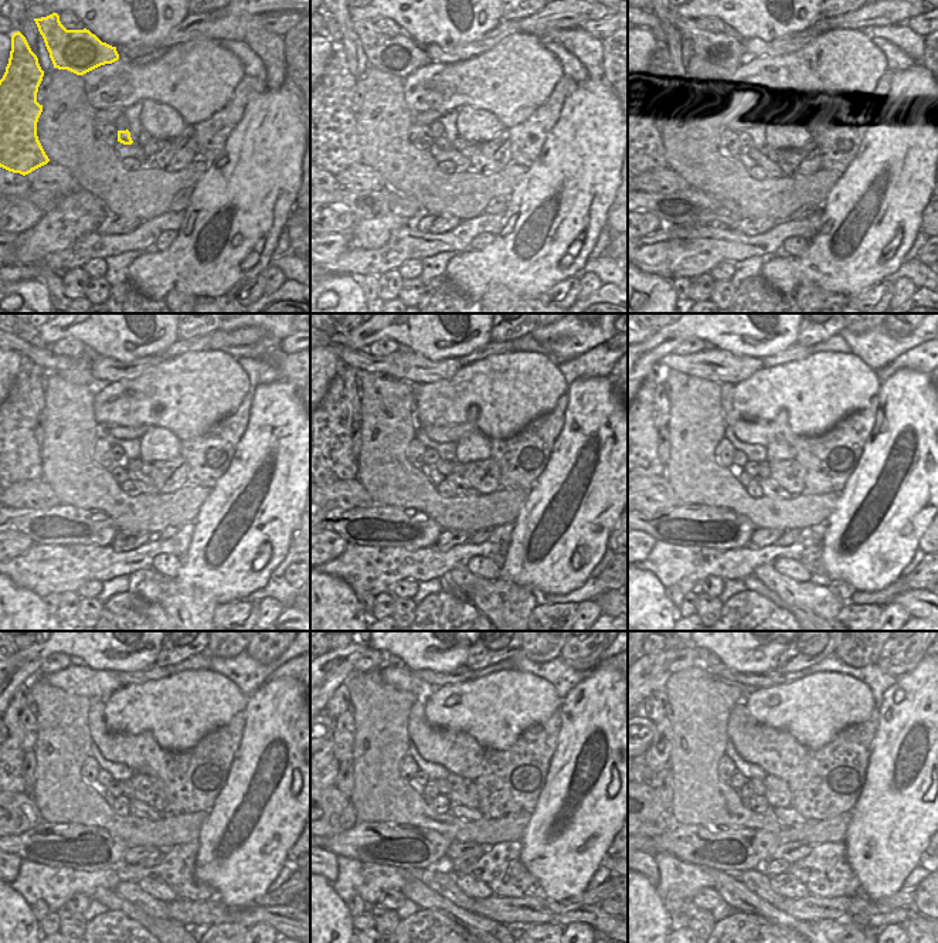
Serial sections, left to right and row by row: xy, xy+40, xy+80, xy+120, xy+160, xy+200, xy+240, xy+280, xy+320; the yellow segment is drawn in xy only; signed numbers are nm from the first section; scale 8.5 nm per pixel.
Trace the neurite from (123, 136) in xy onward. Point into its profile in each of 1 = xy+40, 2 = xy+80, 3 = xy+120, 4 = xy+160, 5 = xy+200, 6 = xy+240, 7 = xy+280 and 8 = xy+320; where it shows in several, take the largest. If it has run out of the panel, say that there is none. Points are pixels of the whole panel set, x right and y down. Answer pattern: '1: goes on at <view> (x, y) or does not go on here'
1: goes on at xy+40 (441, 142)
2: goes on at xy+80 (758, 143)
3: goes on at xy+120 (142, 481)
4: goes on at xy+160 (459, 484)
5: goes on at xy+200 (770, 488)
6: goes on at xy+240 (138, 808)
7: goes on at xy+280 (459, 811)
8: goes on at xy+320 (789, 816)

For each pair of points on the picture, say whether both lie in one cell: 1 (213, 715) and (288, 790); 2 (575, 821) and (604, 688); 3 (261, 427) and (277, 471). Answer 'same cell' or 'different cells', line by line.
1: different cells
2: same cell
3: same cell

